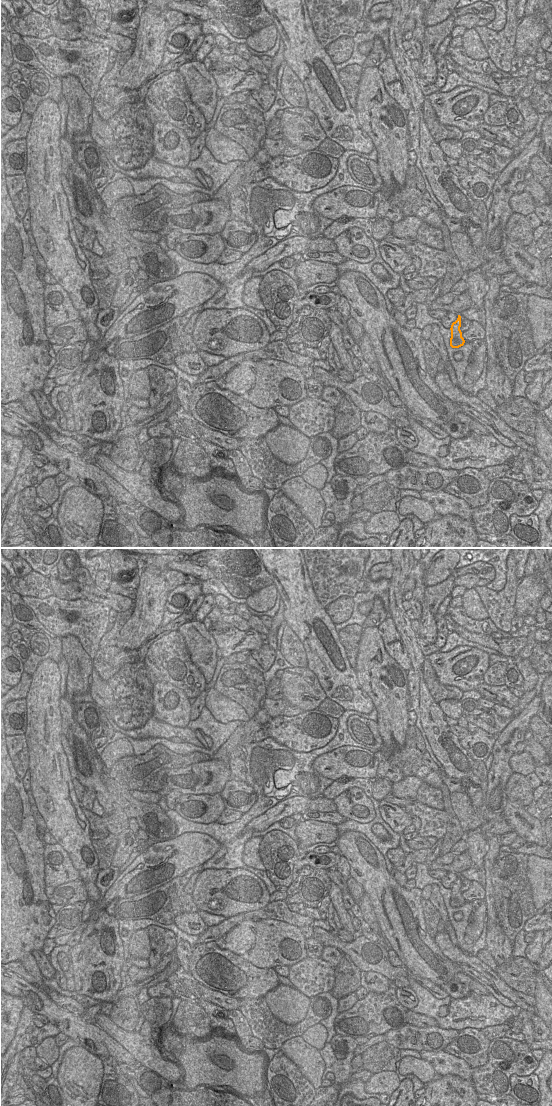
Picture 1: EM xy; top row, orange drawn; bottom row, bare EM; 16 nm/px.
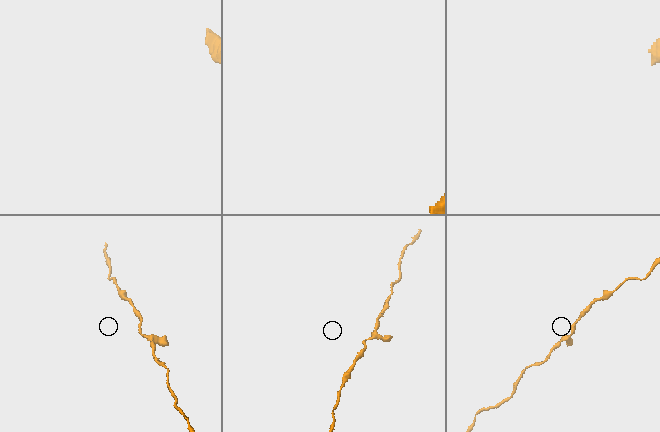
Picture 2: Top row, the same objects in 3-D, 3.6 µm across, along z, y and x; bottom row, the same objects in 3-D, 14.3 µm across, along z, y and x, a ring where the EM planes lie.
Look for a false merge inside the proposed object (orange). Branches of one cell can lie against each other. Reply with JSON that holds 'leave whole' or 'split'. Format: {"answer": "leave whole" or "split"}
{"answer": "leave whole"}

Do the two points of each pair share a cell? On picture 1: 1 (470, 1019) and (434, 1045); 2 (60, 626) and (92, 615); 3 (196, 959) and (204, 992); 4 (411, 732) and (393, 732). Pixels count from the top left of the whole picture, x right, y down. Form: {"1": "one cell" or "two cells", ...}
{"1": "two cells", "2": "one cell", "3": "two cells", "4": "two cells"}

